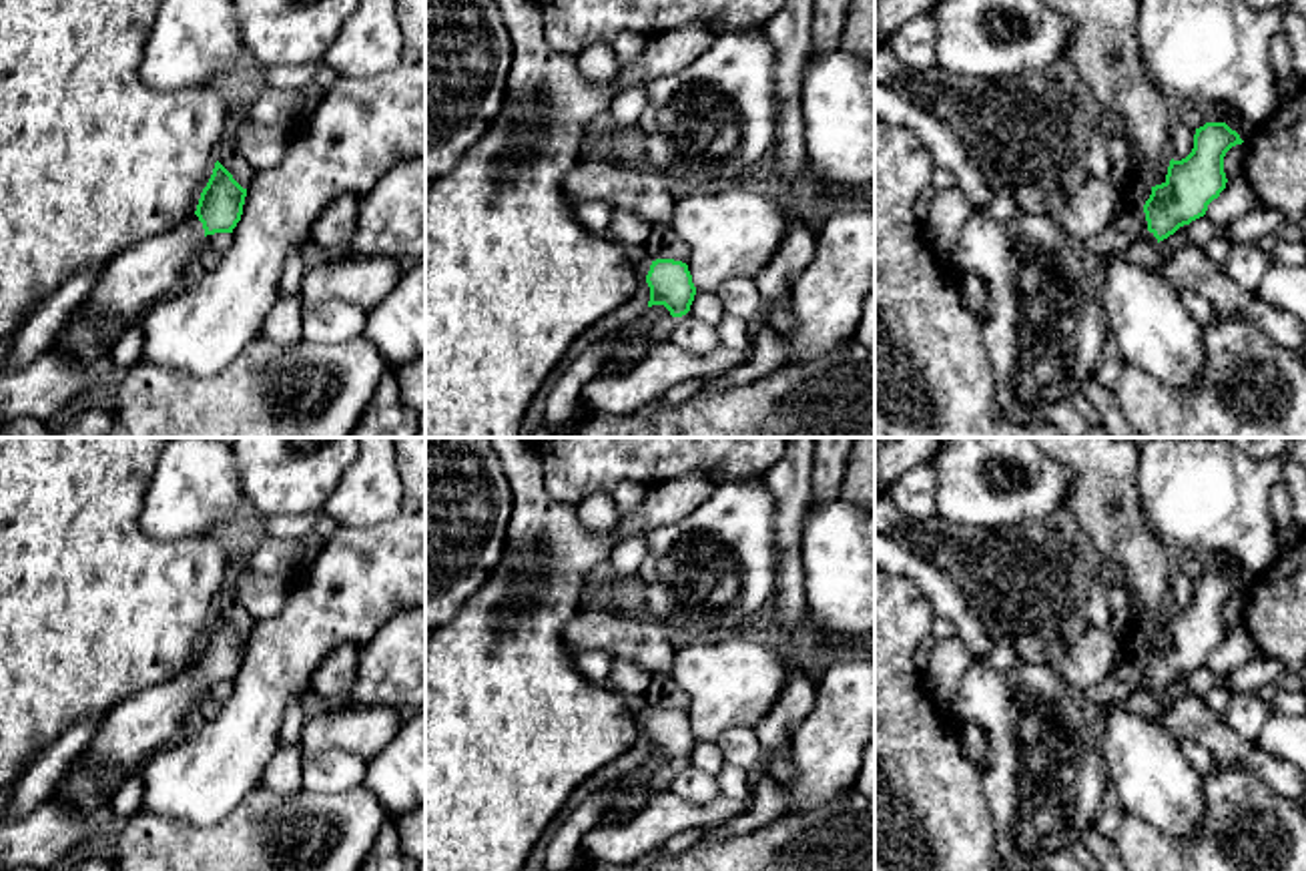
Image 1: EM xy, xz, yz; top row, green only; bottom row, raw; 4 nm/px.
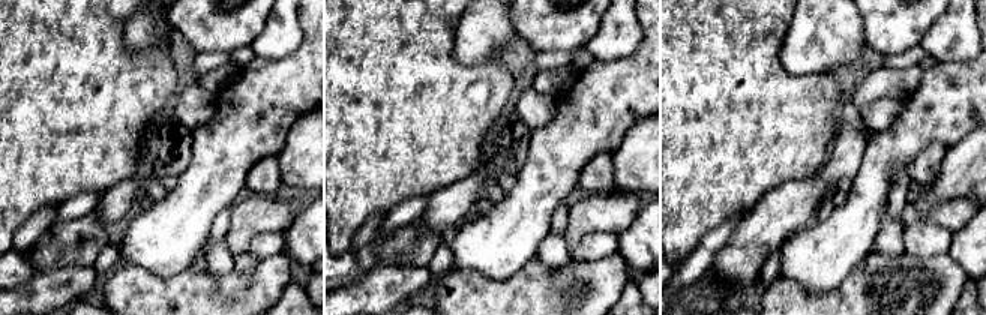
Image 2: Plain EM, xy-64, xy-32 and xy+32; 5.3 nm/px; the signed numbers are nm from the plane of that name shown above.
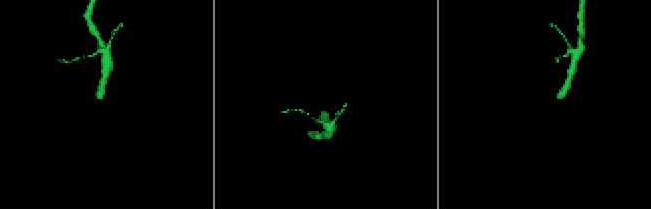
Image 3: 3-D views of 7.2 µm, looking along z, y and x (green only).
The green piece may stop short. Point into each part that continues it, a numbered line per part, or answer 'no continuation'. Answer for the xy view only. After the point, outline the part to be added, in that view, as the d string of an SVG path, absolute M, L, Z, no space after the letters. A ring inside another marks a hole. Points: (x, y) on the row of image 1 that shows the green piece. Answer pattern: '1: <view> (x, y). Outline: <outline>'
1: xy (133, 281). Outline: M197 215L167 235L156 235L118 253L104 265L96 287L82 301L84 319L68 331L58 331L52 349L84 363L110 353L100 341L100 325L118 321L124 327L140 323L160 299L183 287L183 271L205 235Z

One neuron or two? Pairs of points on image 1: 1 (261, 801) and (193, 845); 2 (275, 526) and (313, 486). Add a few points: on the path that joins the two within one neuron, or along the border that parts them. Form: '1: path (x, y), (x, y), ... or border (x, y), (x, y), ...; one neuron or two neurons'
1: path (245, 817), (217, 845), (209, 845); one neuron
2: border (319, 510), (281, 512), (267, 518); two neurons

